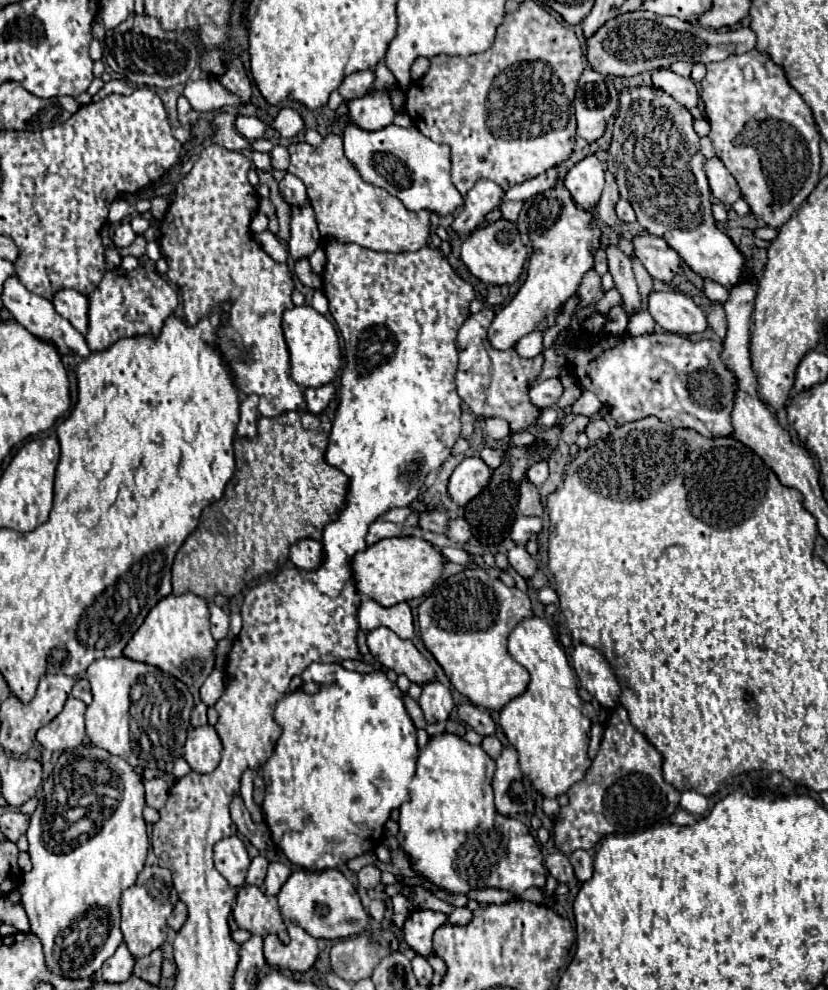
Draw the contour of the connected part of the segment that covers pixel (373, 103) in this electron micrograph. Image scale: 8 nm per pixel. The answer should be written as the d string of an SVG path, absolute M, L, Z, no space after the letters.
M391 88L371 92L349 102L349 120L363 130L379 130L393 122L395 110L391 104Z

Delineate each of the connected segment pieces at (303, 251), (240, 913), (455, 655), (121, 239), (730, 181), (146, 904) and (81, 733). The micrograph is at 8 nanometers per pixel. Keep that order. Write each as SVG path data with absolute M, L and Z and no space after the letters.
M307 200L305 206L291 206L291 236L287 242L289 254L295 260L309 258L319 246L319 240L321 240L321 234L317 230L311 202Z
M257 886L239 888L233 918L241 930L259 934L263 938L267 934L277 934L283 944L289 942L289 934L277 906L277 898L263 894Z
M467 568L439 582L417 608L425 648L441 664L453 688L487 710L501 710L529 686L529 672L507 652L511 630L525 618L533 618L529 596L489 578L483 568Z
M123 220L123 222L117 224L115 230L113 230L113 242L115 242L117 248L127 248L127 246L131 246L131 242L133 242L135 238L137 238L137 234L133 232L129 220Z
M719 158L705 160L705 172L709 178L711 192L717 200L721 200L723 204L733 204L737 198L741 198L735 178L727 172L727 168L723 166L723 162Z
M145 866L139 874L137 882L123 892L121 900L121 934L123 940L133 954L133 958L141 958L151 954L165 942L167 934L167 918L177 904L177 892L173 888L171 872L161 866Z
M69 696L61 714L37 732L37 742L51 752L75 750L81 746L85 738L85 708L83 700Z

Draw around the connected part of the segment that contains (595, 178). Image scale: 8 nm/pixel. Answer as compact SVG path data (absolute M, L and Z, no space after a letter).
M587 156L577 162L565 176L565 188L571 192L579 208L593 208L605 186L605 166L597 156Z

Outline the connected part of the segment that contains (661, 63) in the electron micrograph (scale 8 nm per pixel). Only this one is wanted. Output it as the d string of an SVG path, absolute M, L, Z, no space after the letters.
M647 10L619 14L607 20L591 38L587 38L587 60L591 68L603 76L635 76L645 70L669 68L677 60L685 62L717 62L731 54L745 54L755 48L755 32L751 28L731 28L717 32L703 28L699 22L685 22L673 16L657 16Z

